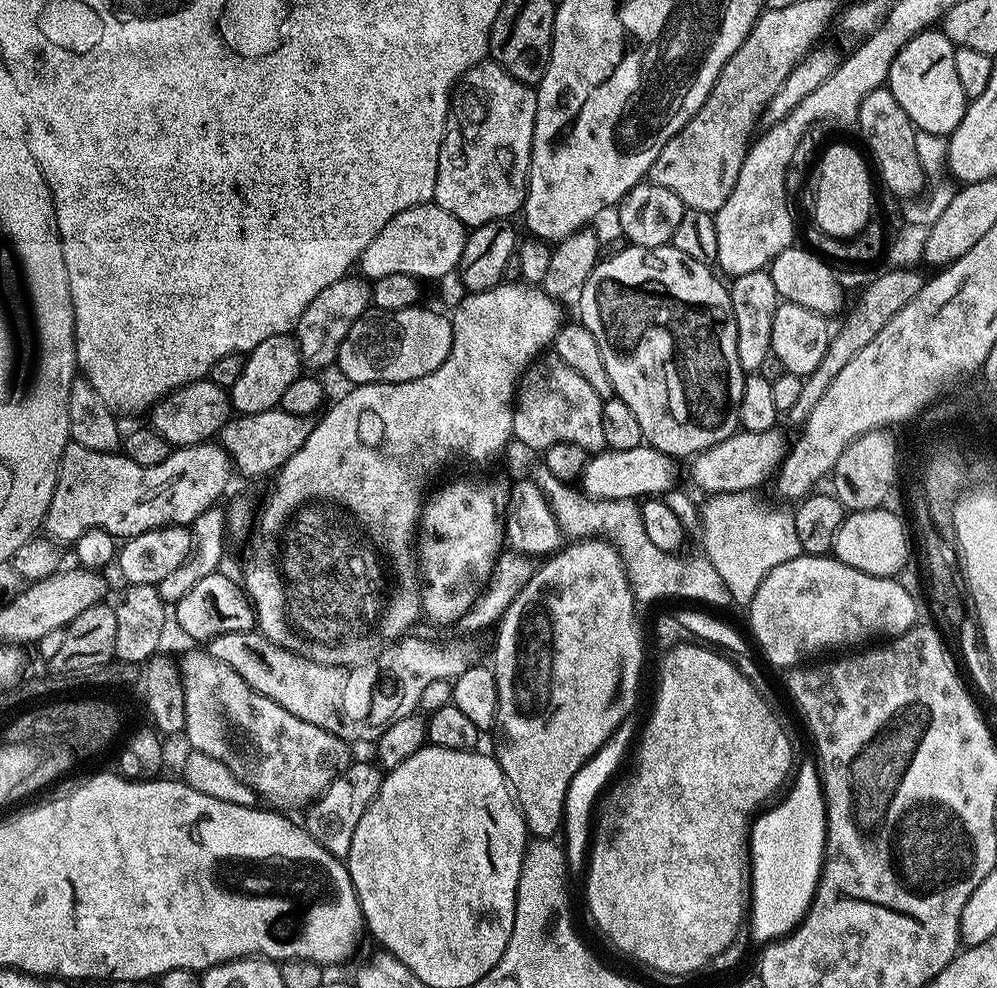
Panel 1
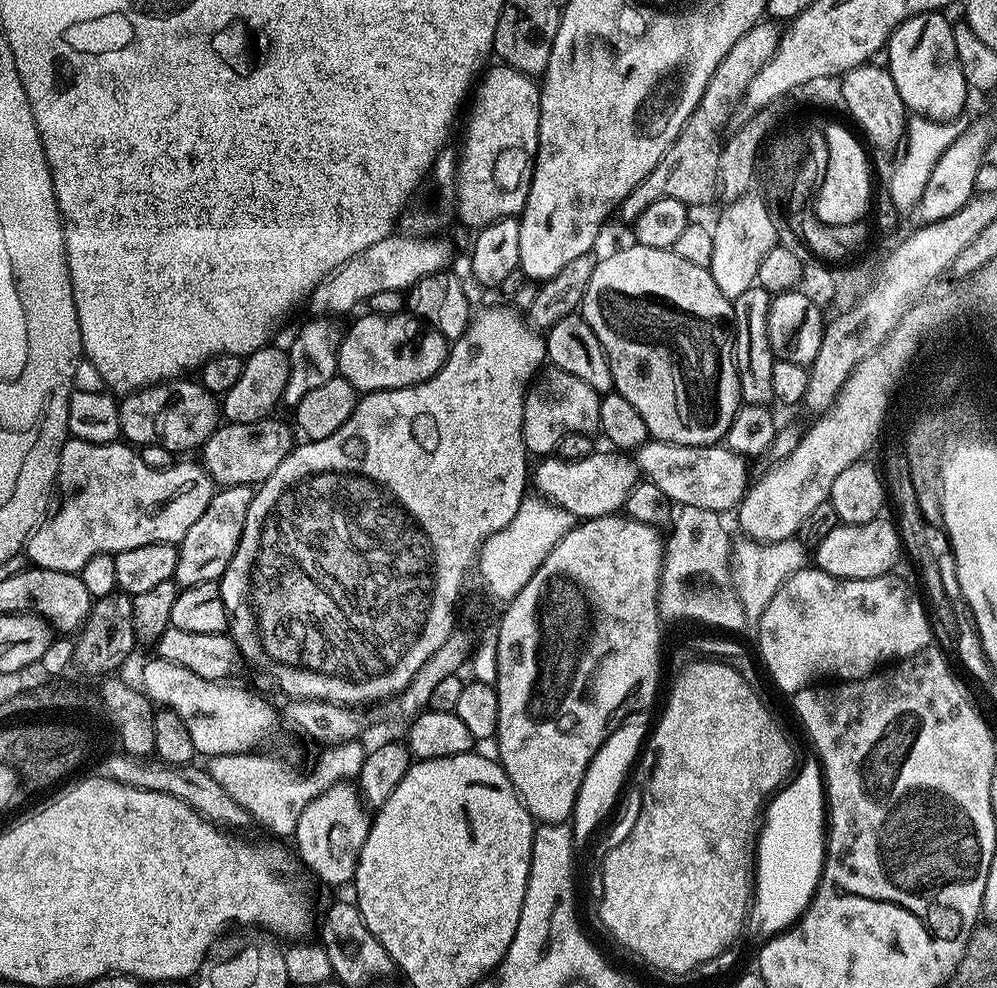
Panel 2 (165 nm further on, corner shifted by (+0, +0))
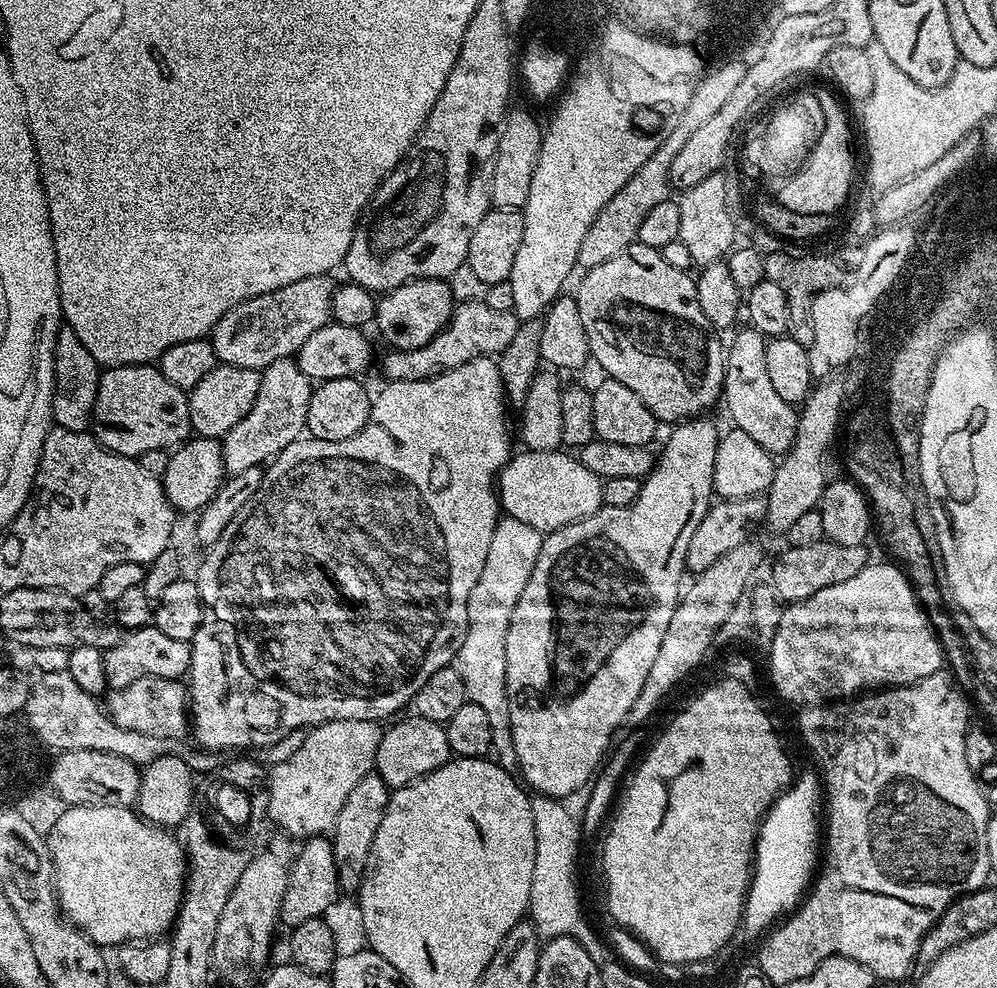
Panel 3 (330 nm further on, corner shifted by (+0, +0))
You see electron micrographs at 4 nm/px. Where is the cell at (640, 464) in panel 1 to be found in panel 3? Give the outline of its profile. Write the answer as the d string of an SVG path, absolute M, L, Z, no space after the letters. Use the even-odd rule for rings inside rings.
M564 450L517 451L498 477L498 499L503 515L518 518L518 522L526 522L526 526L534 526L545 534L557 532L573 520L581 520L598 511L604 503L603 489L594 470L586 470L579 458Z

